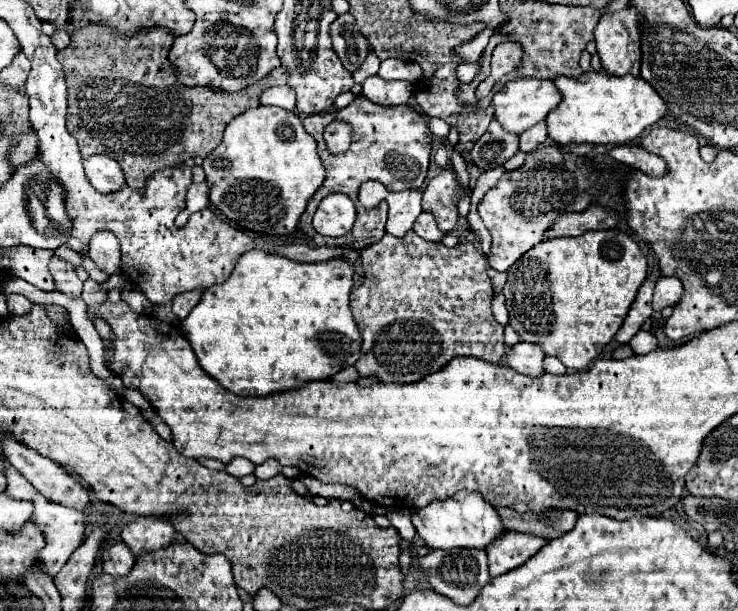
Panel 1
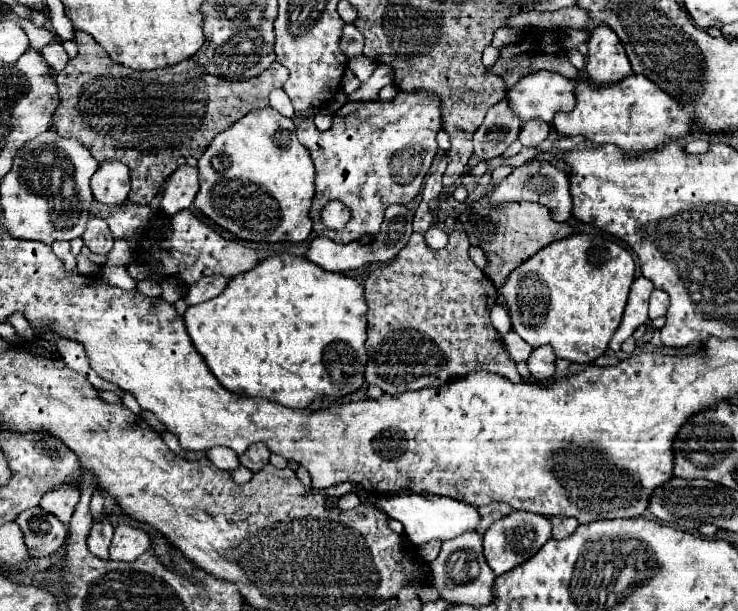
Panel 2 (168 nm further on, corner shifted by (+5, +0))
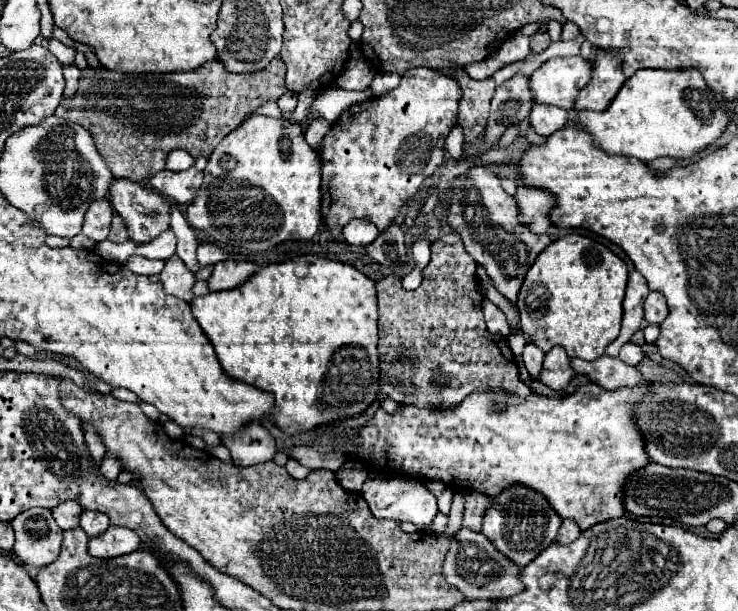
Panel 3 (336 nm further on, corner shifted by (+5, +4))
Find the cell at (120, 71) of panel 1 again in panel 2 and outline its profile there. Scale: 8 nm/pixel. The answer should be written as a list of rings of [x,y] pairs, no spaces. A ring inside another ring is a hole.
[[[74,31],[74,41],[78,45],[78,55],[70,59],[66,67],[56,75],[60,105],[54,111],[52,121],[60,135],[78,139],[98,161],[116,159],[128,165],[132,181],[128,199],[140,205],[150,203],[162,181],[176,171],[178,157],[198,159],[220,131],[228,129],[252,109],[266,107],[268,93],[276,87],[284,87],[288,79],[288,69],[280,63],[272,63],[262,75],[250,81],[224,81],[214,75],[204,75],[192,61],[182,61],[166,69],[134,71],[112,61],[98,45],[98,41],[94,41],[94,37],[86,35],[84,31]]]

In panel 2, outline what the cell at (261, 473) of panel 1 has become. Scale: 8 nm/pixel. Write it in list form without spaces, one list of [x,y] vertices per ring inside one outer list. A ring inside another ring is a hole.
[[[254,445],[244,455],[240,455],[240,463],[244,467],[248,467],[252,473],[258,473],[262,467],[268,465],[268,457],[270,457],[270,453],[264,445]]]

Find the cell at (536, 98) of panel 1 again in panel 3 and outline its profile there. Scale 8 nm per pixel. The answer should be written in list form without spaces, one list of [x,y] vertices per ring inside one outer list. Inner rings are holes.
[[[582,55],[554,57],[538,67],[530,77],[534,103],[572,109],[578,91],[592,79],[592,61]]]

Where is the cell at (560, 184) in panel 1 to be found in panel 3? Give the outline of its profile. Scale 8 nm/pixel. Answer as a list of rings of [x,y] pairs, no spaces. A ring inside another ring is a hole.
[[[518,185],[516,193],[518,203],[518,221],[524,227],[530,227],[532,233],[546,233],[550,227],[548,211],[554,207],[554,197],[550,197],[542,189],[526,189],[524,185]]]

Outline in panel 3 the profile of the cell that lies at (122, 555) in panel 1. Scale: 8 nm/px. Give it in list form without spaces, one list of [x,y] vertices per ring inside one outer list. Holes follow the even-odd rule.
[[[84,511],[80,519],[80,527],[86,531],[88,537],[96,537],[110,527],[110,517],[100,511]]]

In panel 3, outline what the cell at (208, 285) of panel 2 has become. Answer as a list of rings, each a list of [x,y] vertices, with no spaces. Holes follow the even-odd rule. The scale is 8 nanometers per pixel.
[[[222,261],[222,263],[216,263],[212,277],[208,279],[210,291],[234,289],[234,287],[246,283],[258,271],[260,271],[260,267],[252,261]]]

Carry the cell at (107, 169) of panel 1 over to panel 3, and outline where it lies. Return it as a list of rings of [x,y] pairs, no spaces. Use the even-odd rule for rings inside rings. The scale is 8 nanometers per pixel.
[[[114,179],[110,185],[110,199],[112,199],[116,213],[124,219],[130,241],[134,241],[136,245],[150,243],[160,233],[170,229],[172,201],[168,197],[164,197],[160,191],[150,189],[150,187],[142,187],[140,183],[130,181],[130,179]]]

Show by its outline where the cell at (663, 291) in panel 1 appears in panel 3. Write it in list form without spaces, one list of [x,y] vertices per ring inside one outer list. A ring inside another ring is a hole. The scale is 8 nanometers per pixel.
[[[650,293],[644,303],[644,319],[646,323],[660,325],[668,317],[668,305],[662,293]]]

